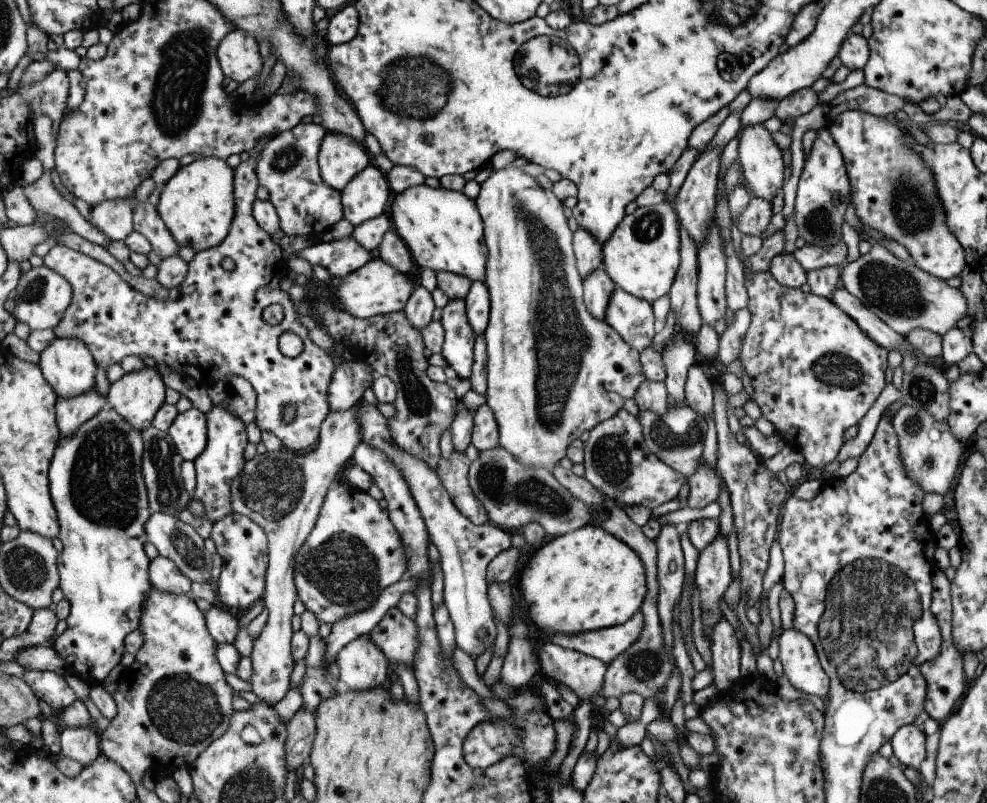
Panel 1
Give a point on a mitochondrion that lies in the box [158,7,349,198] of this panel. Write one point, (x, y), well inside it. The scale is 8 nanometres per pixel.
(289, 157)

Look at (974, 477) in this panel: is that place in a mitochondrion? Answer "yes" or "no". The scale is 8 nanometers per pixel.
no

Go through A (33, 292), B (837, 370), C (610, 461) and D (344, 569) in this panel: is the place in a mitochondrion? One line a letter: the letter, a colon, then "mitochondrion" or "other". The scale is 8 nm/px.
A: mitochondrion
B: mitochondrion
C: mitochondrion
D: mitochondrion

